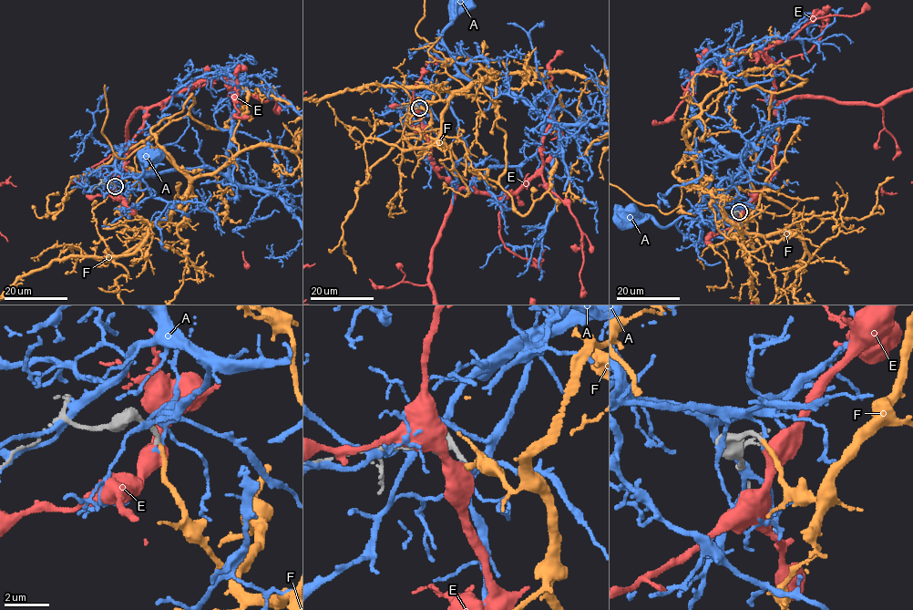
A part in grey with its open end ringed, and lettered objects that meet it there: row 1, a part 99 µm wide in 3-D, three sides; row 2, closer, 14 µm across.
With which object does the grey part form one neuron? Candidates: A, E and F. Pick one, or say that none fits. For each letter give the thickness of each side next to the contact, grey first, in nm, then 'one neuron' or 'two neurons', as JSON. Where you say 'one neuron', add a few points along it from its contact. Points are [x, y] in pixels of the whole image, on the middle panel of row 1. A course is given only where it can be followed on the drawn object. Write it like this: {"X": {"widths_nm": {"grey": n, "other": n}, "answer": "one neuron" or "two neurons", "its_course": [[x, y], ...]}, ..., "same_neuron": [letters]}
{"A": {"widths_nm": {"grey": 200, "other": 170}, "answer": "two neurons"}, "E": {"widths_nm": {"grey": 200, "other": 600}, "answer": "two neurons"}, "F": {"widths_nm": {"grey": 200, "other": 180}, "answer": "one neuron", "its_course": [[418, 108], [436, 87], [494, 72], [441, 60], [417, 36]]}, "same_neuron": ["F"]}

